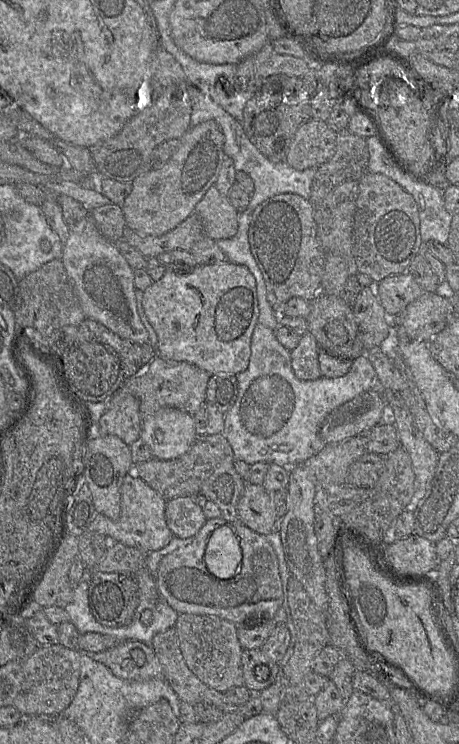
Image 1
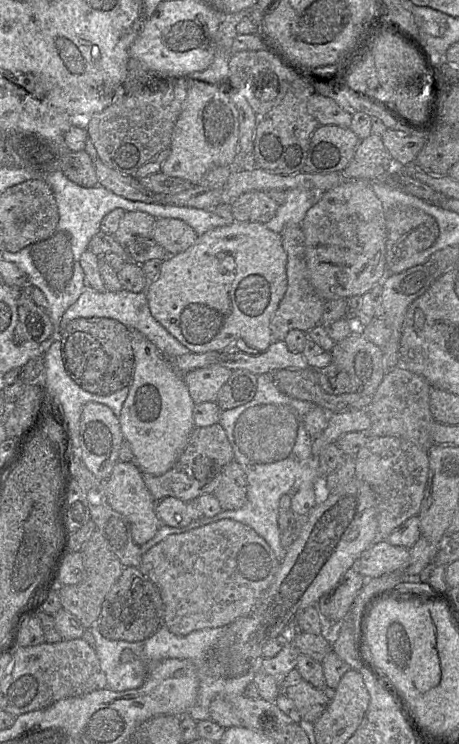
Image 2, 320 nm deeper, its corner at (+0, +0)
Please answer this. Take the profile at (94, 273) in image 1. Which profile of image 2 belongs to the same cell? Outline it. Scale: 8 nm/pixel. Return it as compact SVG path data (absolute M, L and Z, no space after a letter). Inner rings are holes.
M130 330L134 353L134 376L118 417L124 440L131 445L134 463L142 473L160 476L170 470L184 451L195 428L193 402L183 373L141 332Z

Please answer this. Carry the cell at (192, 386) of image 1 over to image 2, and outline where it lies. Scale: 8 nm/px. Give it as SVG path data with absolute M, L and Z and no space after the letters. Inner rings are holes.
M210 365L183 373L189 394L196 404L215 402L218 391L227 382L232 370L219 365Z

